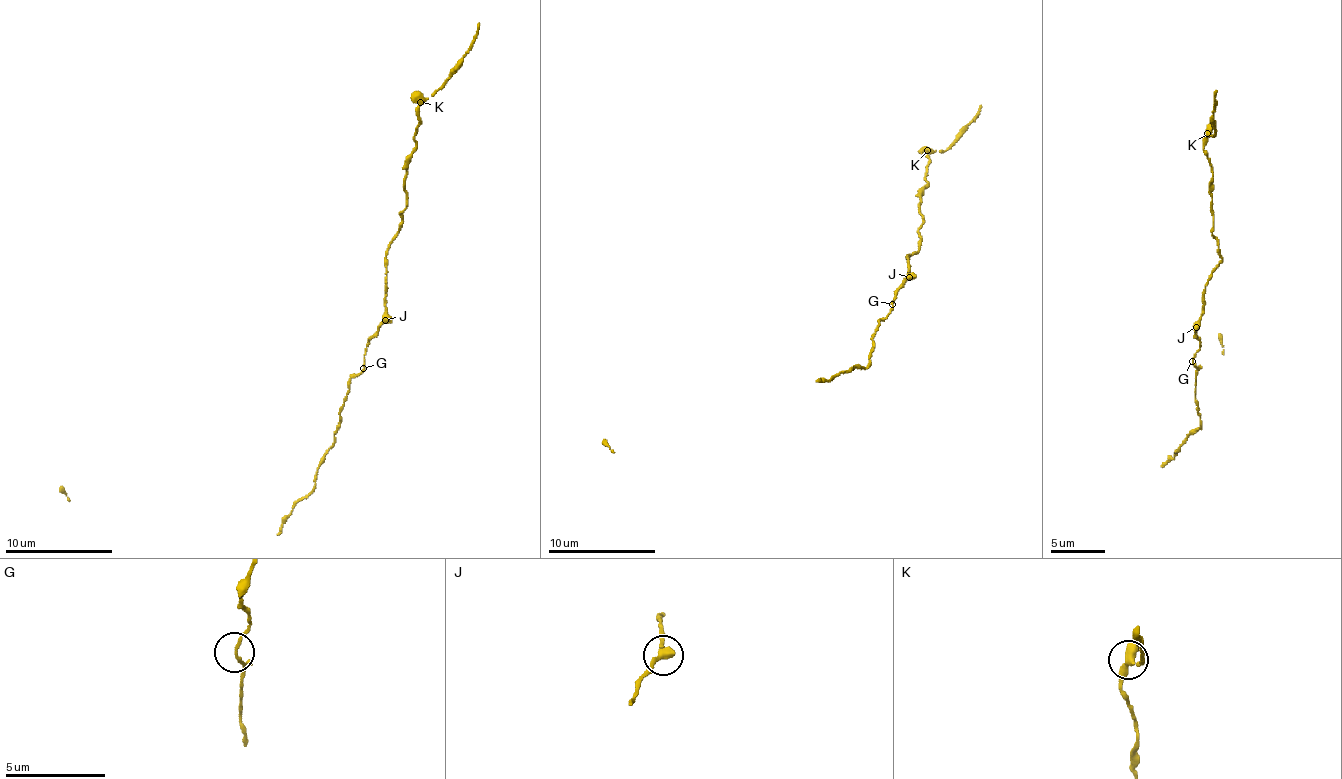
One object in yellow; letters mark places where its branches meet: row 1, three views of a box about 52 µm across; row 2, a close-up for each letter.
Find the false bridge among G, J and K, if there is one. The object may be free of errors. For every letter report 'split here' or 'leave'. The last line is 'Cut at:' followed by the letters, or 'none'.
G: leave
J: leave
K: leave
Cut at: none

